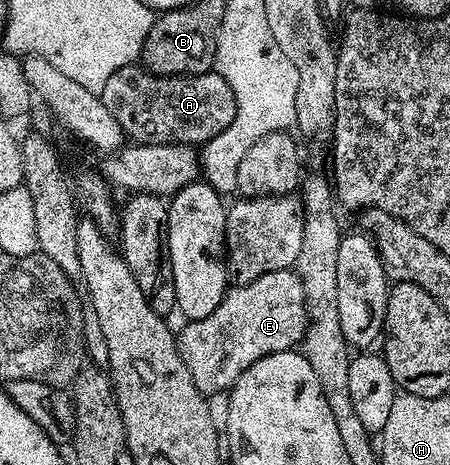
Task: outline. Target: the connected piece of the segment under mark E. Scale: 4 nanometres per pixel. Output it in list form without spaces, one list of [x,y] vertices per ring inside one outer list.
[[[295,270],[262,273],[254,281],[237,287],[229,286],[224,293],[224,300],[210,313],[210,317],[193,319],[183,324],[185,327],[178,331],[178,350],[186,369],[190,369],[190,377],[199,391],[205,396],[212,397],[215,391],[227,392],[236,383],[241,373],[250,369],[254,361],[266,357],[270,353],[291,351],[299,348],[304,341],[308,328],[308,310],[304,304],[304,286]]]

